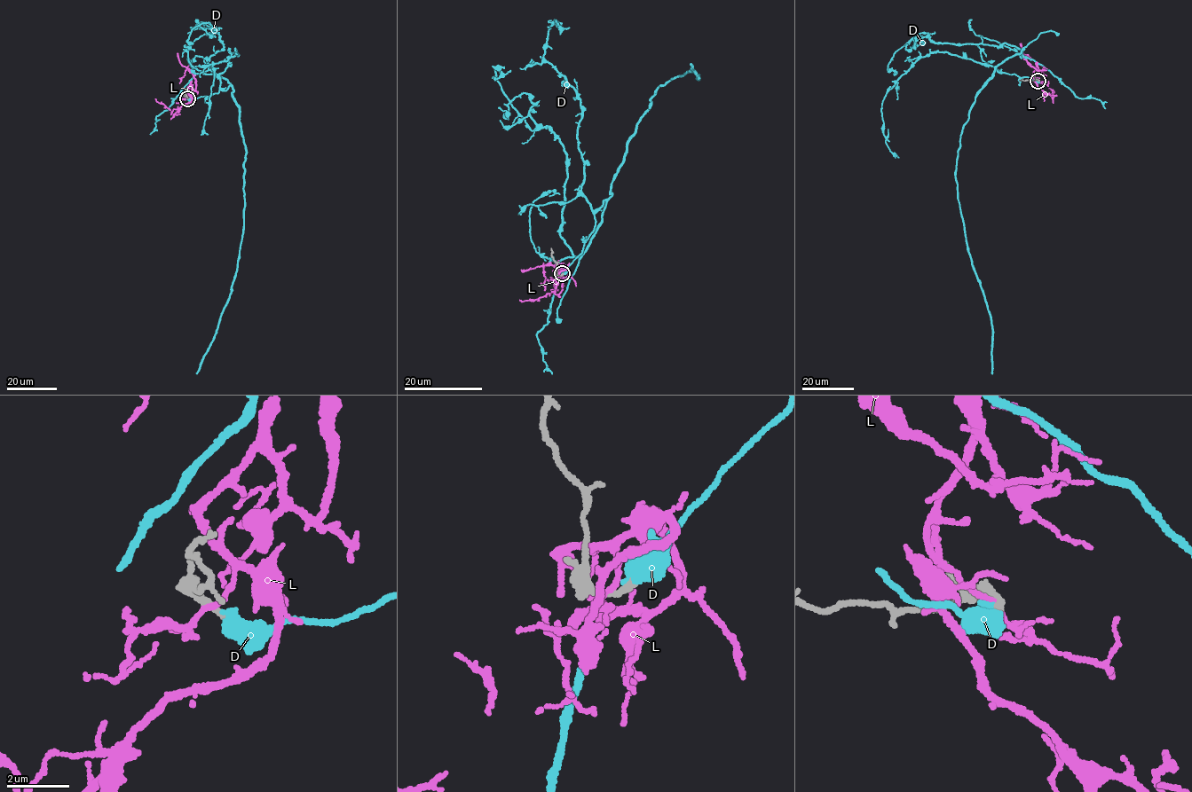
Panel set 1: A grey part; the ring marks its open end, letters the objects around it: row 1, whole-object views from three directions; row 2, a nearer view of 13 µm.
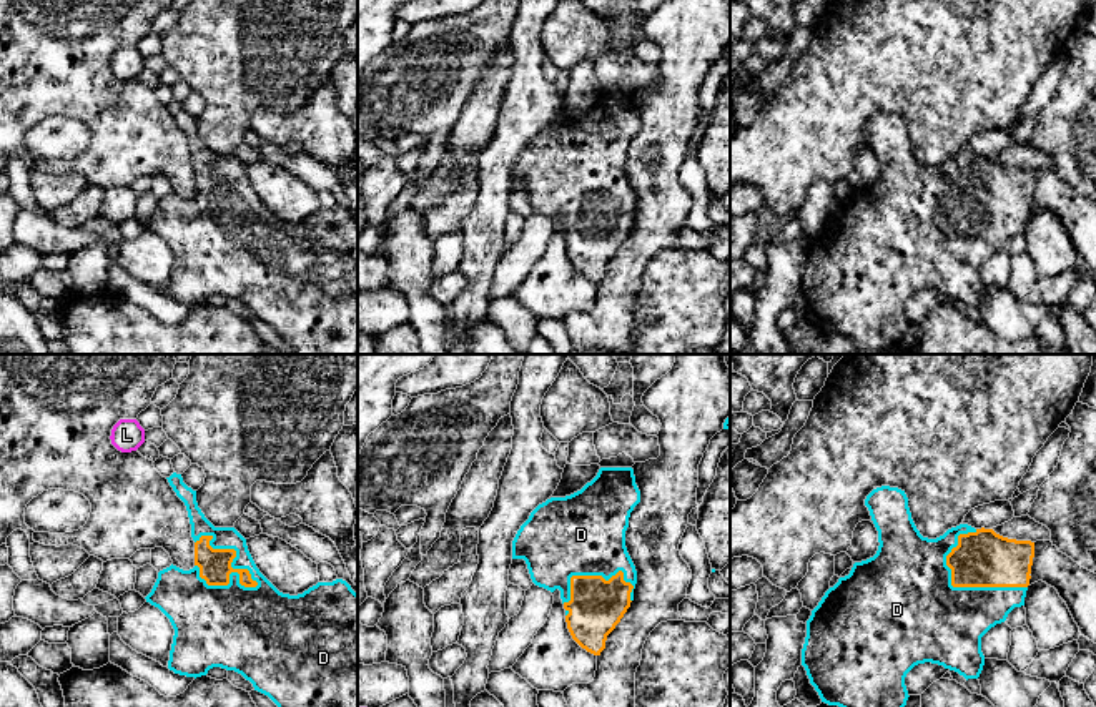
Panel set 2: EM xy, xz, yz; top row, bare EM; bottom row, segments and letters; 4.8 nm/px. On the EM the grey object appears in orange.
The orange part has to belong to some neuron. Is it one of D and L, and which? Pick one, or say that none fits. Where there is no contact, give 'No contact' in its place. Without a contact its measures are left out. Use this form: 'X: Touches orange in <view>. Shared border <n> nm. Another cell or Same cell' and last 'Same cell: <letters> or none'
D: Touches orange in xy. Shared border 380 nm. Same cell
L: No contact. Another cell
Same cell: D

